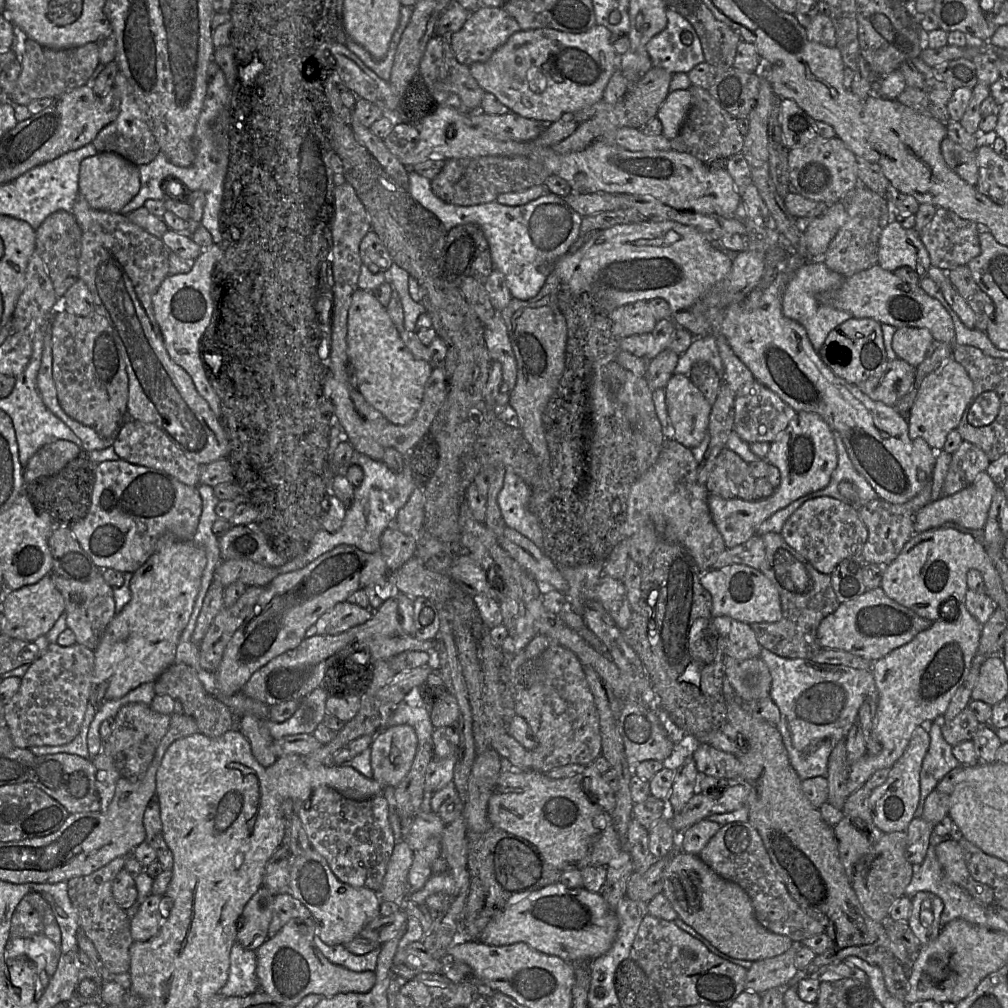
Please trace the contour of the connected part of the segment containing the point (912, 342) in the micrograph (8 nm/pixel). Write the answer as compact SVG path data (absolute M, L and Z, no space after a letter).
M897 328L892 339L892 349L897 358L912 367L918 367L924 360L934 338L926 328Z

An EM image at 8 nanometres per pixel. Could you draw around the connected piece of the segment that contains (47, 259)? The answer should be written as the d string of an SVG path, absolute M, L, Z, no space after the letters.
M64 210L50 214L35 230L36 253L42 259L58 298L79 279L78 260L81 253L81 229L71 212Z

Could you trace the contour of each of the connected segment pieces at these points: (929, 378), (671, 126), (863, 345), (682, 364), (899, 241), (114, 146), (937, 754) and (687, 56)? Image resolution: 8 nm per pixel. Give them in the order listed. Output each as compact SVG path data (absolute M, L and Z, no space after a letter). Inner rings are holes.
M952 357L936 367L922 381L916 399L907 414L909 437L922 438L933 450L942 450L947 435L957 429L973 396L973 382L966 370Z
M688 89L669 92L659 107L656 117L662 125L662 135L668 140L674 139L684 121L689 109L690 92Z
M852 317L829 332L819 355L835 375L848 383L859 384L882 371L888 361L881 324L872 318Z
M713 335L694 337L686 351L679 356L674 373L688 375L697 362L707 362L712 365L722 379L723 363Z
M893 209L893 219L882 230L879 238L878 265L889 272L897 268L908 266L913 269L920 279L928 277L928 271L932 267L928 251L920 240L919 233L914 229L905 229L896 220Z
M119 71L115 77L115 87L121 99L119 115L98 133L92 144L98 153L115 153L136 166L149 164L160 152L159 145L137 104L132 87Z
M940 721L928 723L927 730L930 734L930 746L922 762L920 801L914 817L922 816L924 804L929 794L948 772L960 765L952 752L953 747L943 737Z
M666 9L667 25L657 35L652 37L646 44L646 50L653 67L663 68L671 73L688 73L694 66L705 61L699 38L693 26L677 12ZM683 32L692 35L692 42L685 45L681 40Z

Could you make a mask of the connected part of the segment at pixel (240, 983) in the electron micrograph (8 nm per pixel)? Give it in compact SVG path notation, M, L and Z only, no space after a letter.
M235 942L230 952L229 976L219 993L223 996L247 996L260 989L256 977L256 952Z

